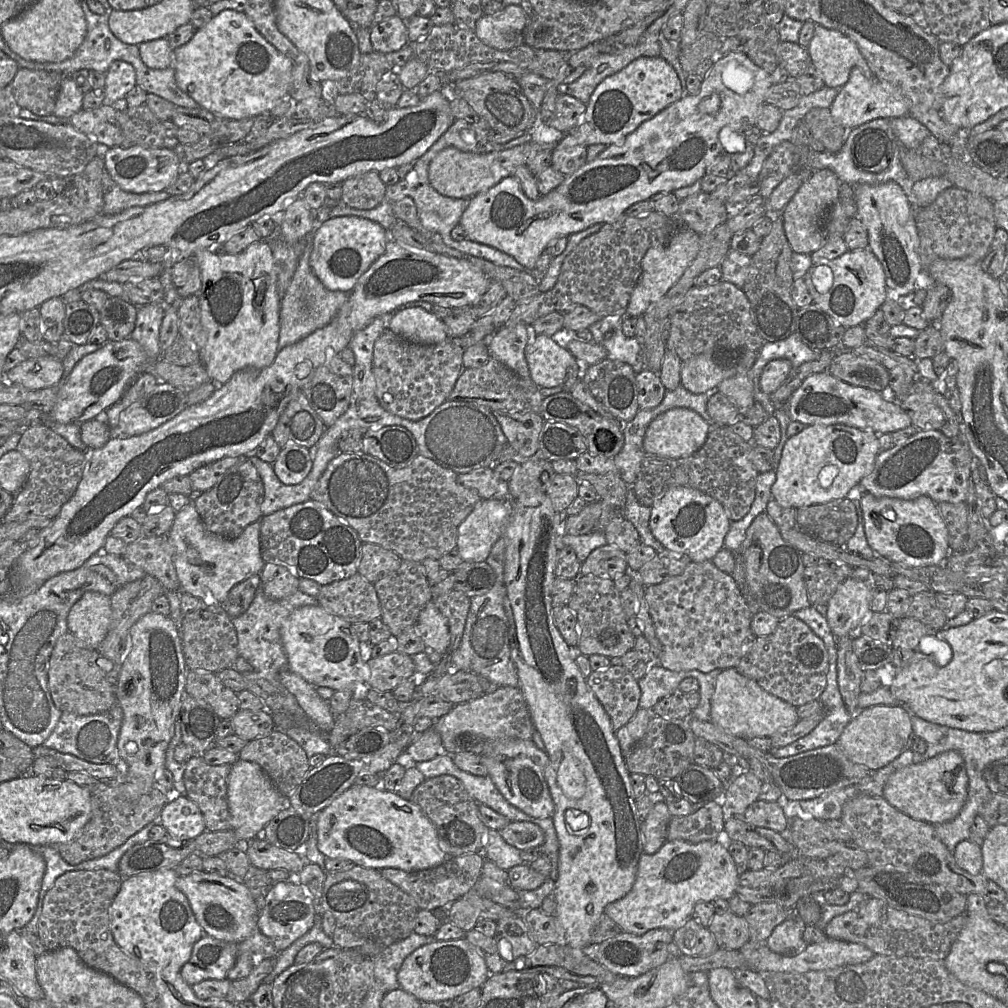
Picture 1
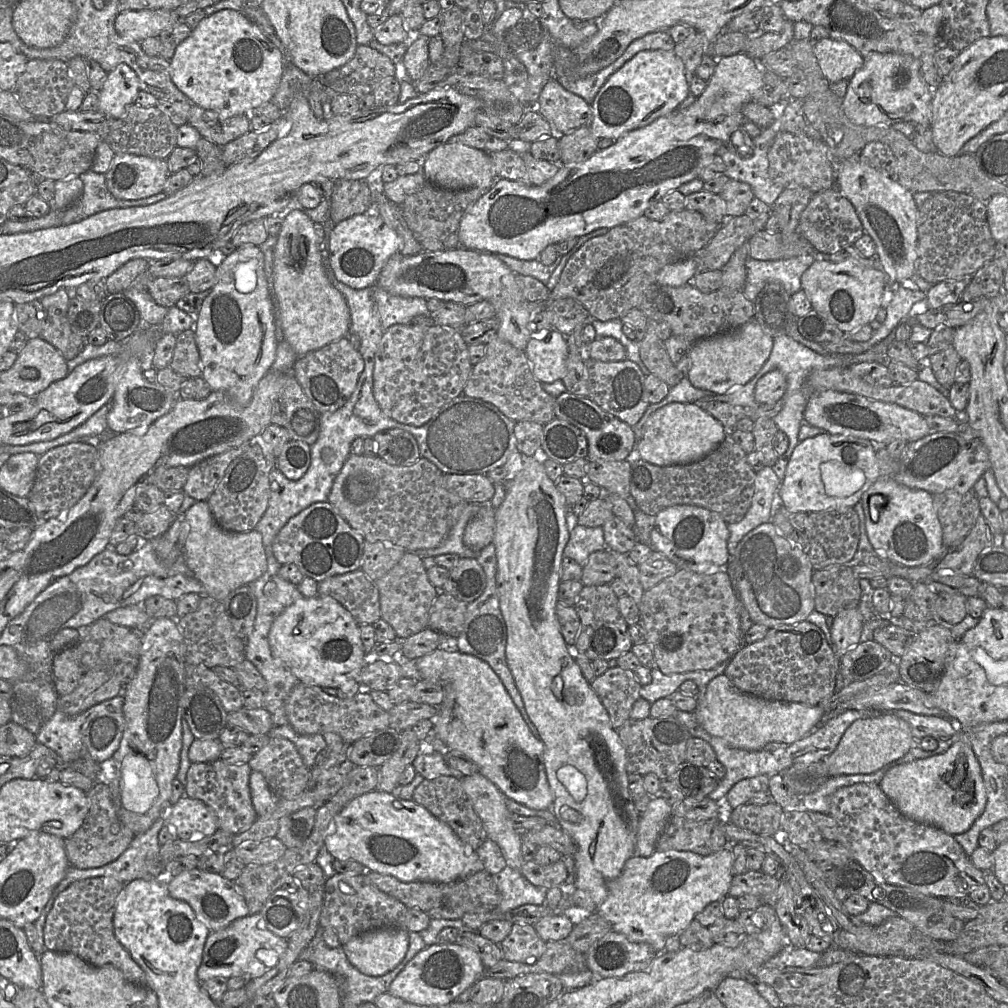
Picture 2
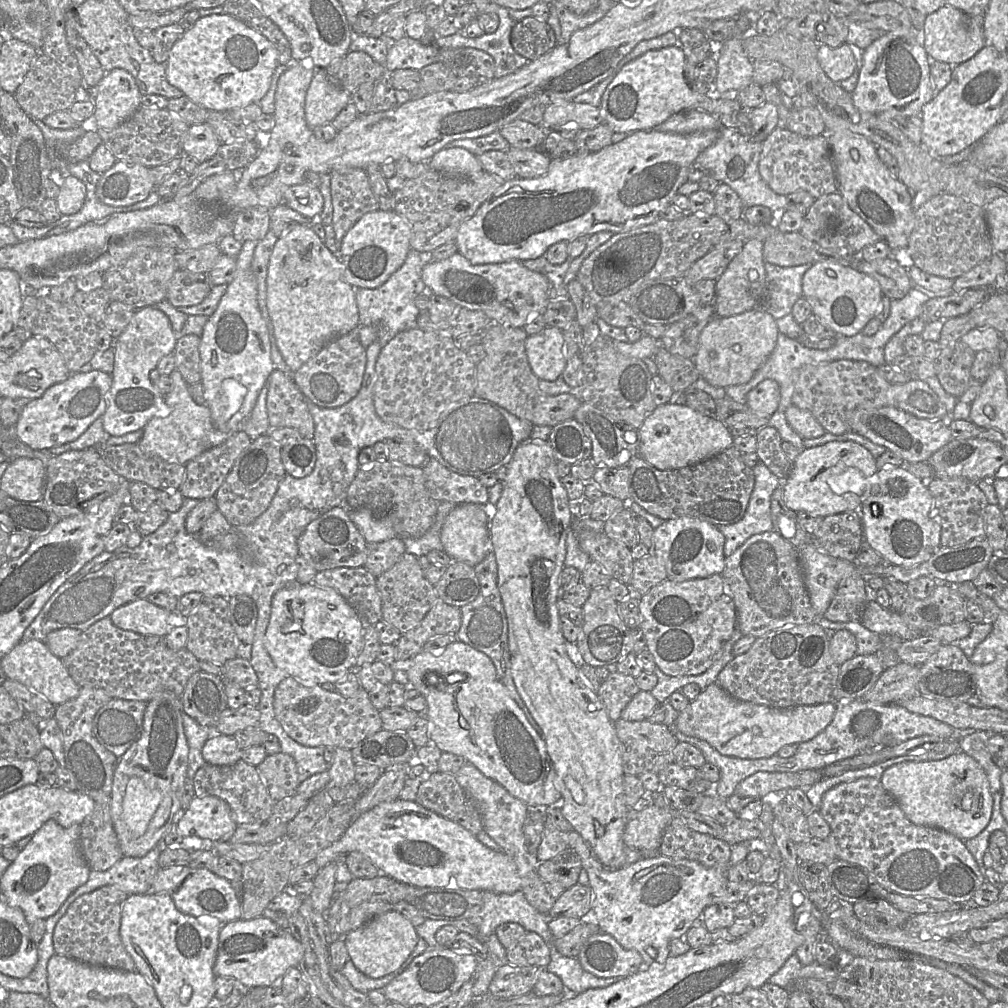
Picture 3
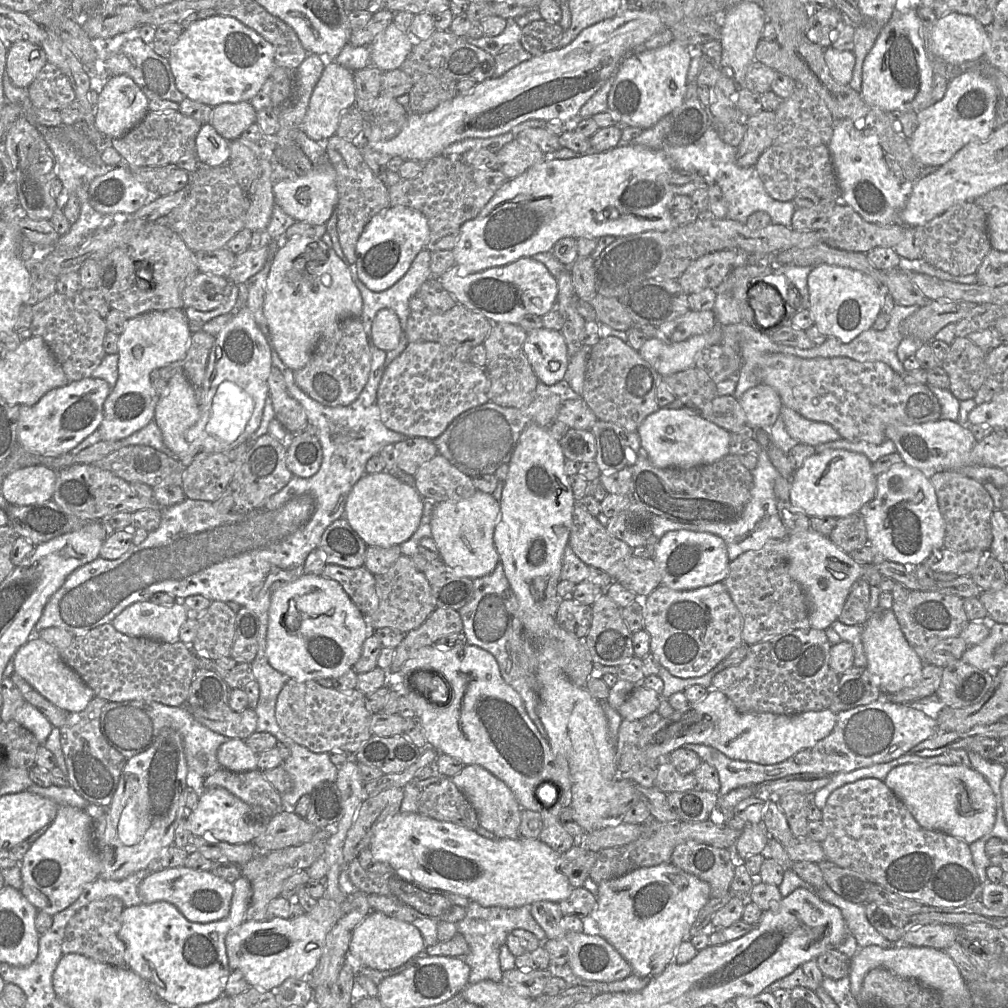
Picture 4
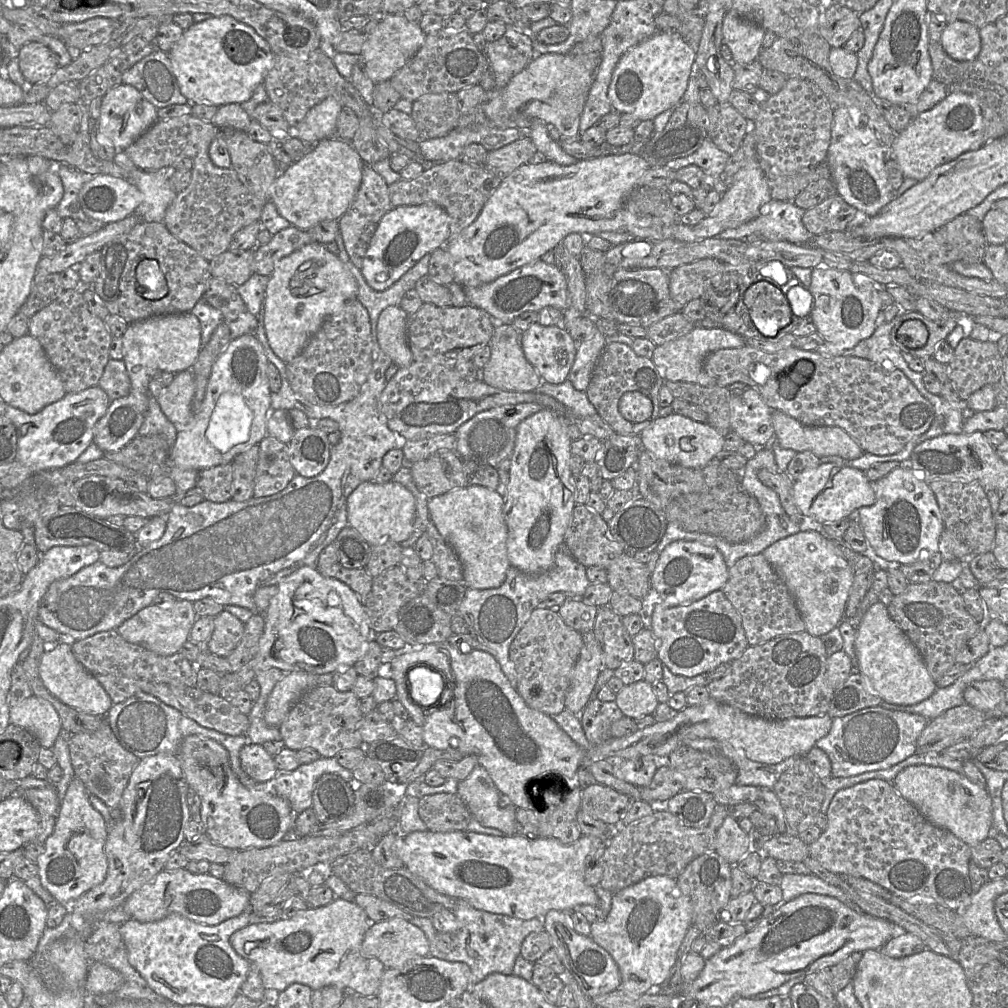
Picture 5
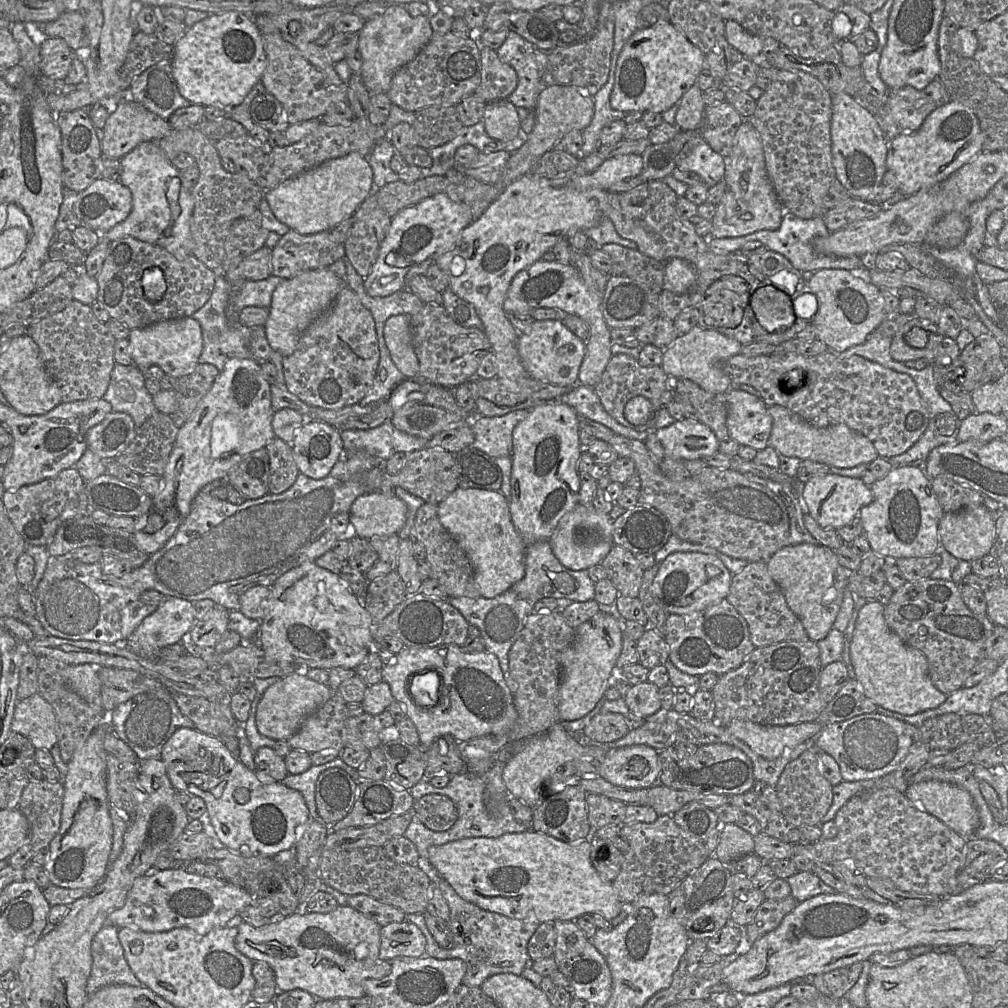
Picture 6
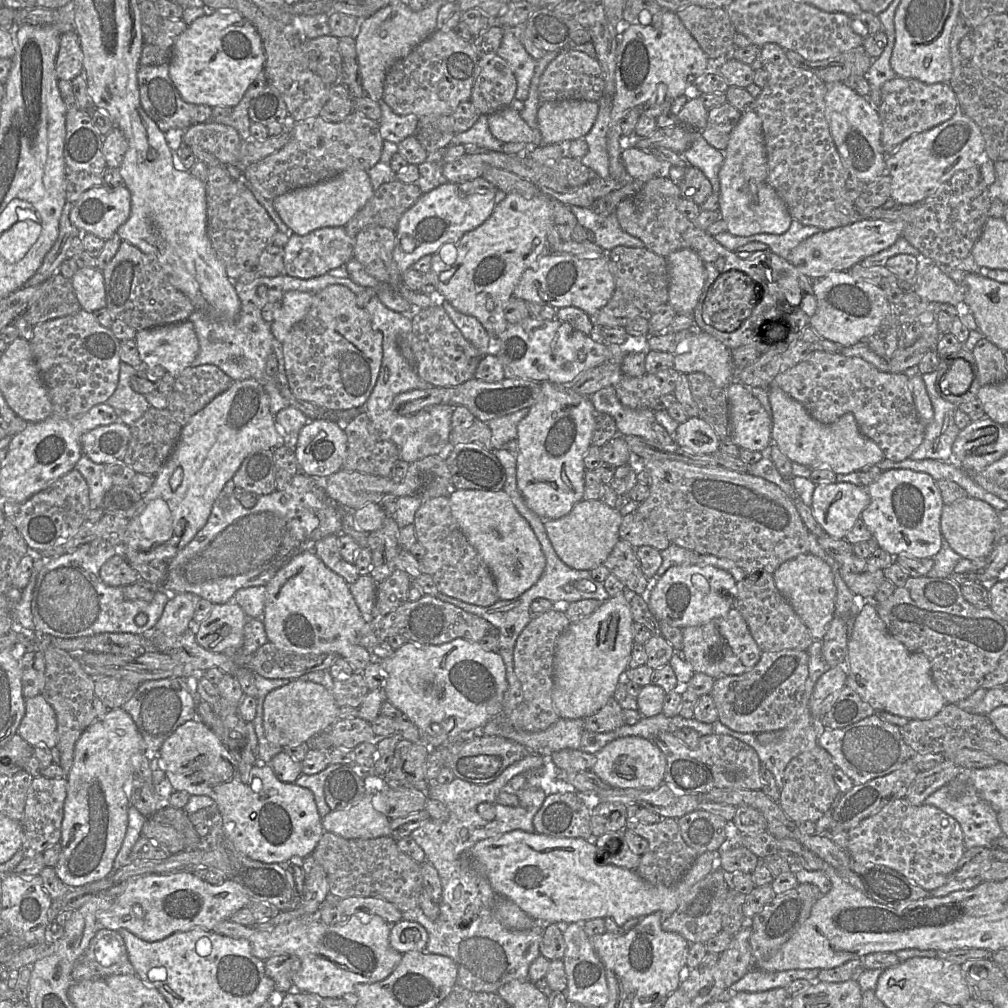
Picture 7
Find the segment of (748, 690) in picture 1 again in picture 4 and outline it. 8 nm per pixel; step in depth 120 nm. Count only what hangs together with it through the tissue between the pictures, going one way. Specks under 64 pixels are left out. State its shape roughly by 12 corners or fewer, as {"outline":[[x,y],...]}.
{"outline":[[721,691],[644,727],[648,757],[685,744],[776,764],[836,724],[828,709],[742,712]]}

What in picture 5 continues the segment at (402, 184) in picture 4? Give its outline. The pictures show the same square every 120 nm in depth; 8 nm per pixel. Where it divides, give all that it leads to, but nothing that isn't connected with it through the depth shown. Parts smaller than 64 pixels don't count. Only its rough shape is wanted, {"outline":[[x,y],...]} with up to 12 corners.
{"outline":[[437,162],[388,186],[393,207],[435,204],[447,244],[501,181],[484,166]]}

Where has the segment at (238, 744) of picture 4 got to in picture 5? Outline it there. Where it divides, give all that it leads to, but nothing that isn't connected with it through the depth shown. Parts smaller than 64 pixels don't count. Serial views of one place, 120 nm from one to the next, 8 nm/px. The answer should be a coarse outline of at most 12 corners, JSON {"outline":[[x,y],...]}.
{"outline":[[246,744],[239,757],[257,782],[278,774],[273,756],[261,744]]}

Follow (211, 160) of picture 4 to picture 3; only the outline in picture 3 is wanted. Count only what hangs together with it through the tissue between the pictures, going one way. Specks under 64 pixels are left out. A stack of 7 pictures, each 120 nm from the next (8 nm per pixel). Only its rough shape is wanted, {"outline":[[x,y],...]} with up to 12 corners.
{"outline":[[206,122],[192,125],[183,153],[204,162],[221,144]]}

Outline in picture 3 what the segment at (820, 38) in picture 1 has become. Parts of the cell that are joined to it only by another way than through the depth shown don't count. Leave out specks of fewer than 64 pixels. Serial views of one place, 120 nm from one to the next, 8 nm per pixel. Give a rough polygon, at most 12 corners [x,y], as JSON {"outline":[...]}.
{"outline":[[846,43],[837,48],[819,44],[818,59],[835,83],[857,67]]}

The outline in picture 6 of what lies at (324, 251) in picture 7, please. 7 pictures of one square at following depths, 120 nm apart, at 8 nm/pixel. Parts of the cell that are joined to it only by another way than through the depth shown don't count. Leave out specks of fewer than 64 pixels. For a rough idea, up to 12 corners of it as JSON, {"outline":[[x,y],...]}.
{"outline":[[291,229],[272,249],[271,275],[290,279],[344,257],[330,231]]}

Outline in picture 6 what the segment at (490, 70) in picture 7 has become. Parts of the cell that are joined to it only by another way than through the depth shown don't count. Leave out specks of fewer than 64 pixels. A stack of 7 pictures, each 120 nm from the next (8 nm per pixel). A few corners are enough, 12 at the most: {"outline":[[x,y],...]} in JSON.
{"outline":[[480,46],[481,81],[486,103],[516,89],[515,69],[496,50]]}

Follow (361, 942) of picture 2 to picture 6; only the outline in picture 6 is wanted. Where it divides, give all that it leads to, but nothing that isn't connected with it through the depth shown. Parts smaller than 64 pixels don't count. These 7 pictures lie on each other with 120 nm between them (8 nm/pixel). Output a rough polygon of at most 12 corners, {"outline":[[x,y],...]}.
{"outline":[[414,923],[381,927],[379,958],[419,958],[426,938]]}

